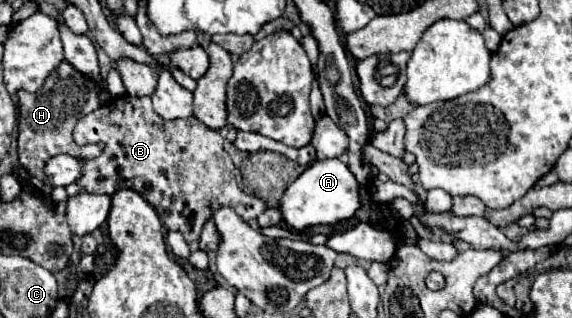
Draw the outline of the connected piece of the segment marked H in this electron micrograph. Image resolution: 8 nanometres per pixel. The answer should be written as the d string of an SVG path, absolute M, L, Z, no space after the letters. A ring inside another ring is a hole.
M63 62L53 76L45 80L41 92L27 94L19 92L19 138L17 138L17 154L21 166L29 172L33 186L43 190L45 194L51 192L51 186L45 184L43 164L57 156L69 154L73 158L95 158L101 154L101 144L85 144L79 146L73 142L73 128L79 118L99 108L99 88L83 74L79 74L69 62Z

